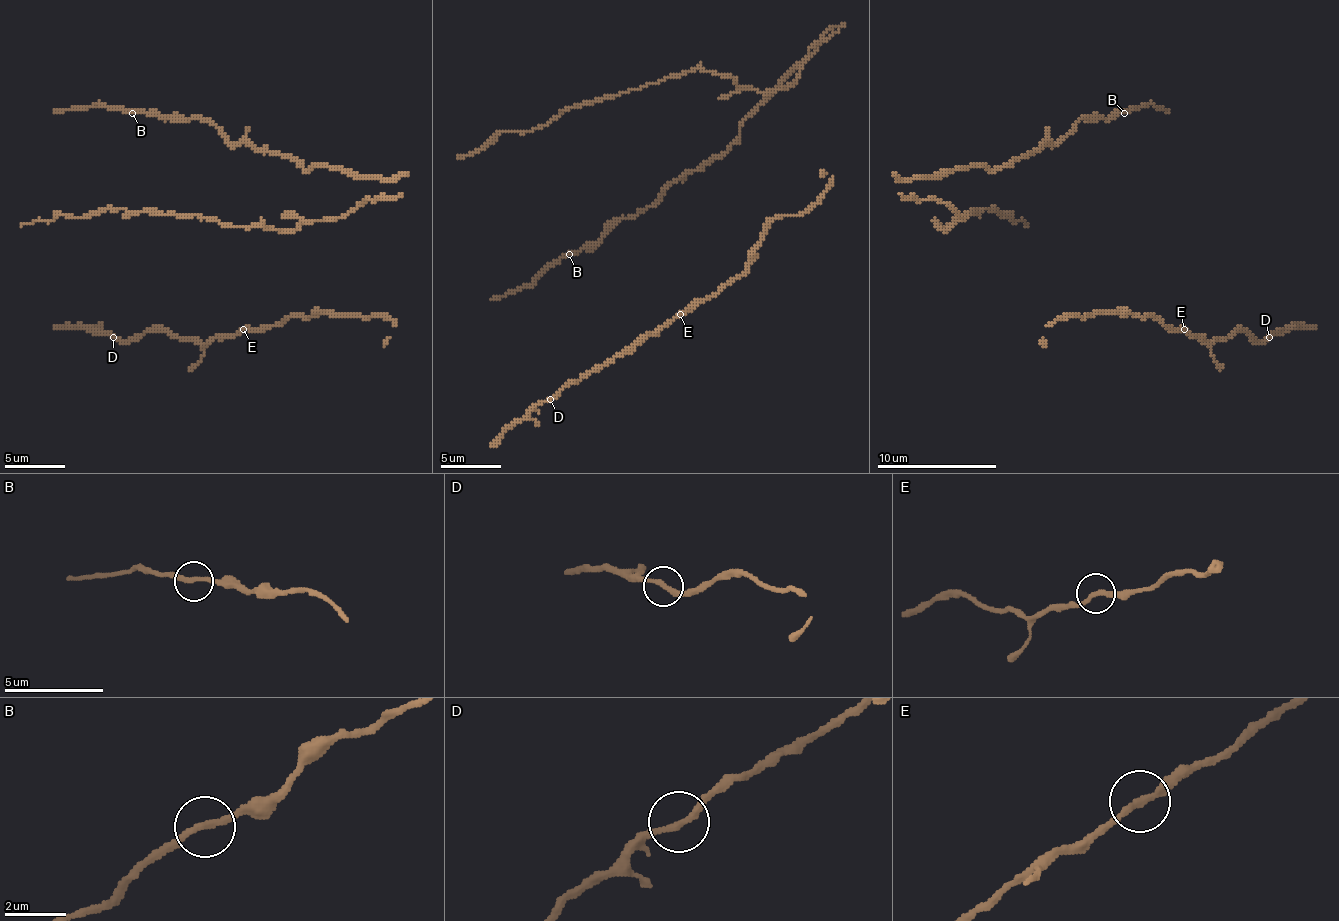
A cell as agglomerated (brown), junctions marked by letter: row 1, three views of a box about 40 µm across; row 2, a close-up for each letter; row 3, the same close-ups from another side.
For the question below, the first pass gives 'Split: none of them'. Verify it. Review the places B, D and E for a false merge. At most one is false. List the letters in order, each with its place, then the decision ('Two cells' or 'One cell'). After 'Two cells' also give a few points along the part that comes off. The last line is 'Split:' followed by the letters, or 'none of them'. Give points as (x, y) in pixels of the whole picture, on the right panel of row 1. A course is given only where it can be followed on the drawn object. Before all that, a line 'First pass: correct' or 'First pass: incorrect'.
First pass: incorrect
B: Place: (1124, 113). One cell
D: Place: (1269, 337). Two cells. Course of the part to remove: (1268, 338), (1289, 329), (1316, 329)
E: Place: (1184, 329). One cell
Split: D

